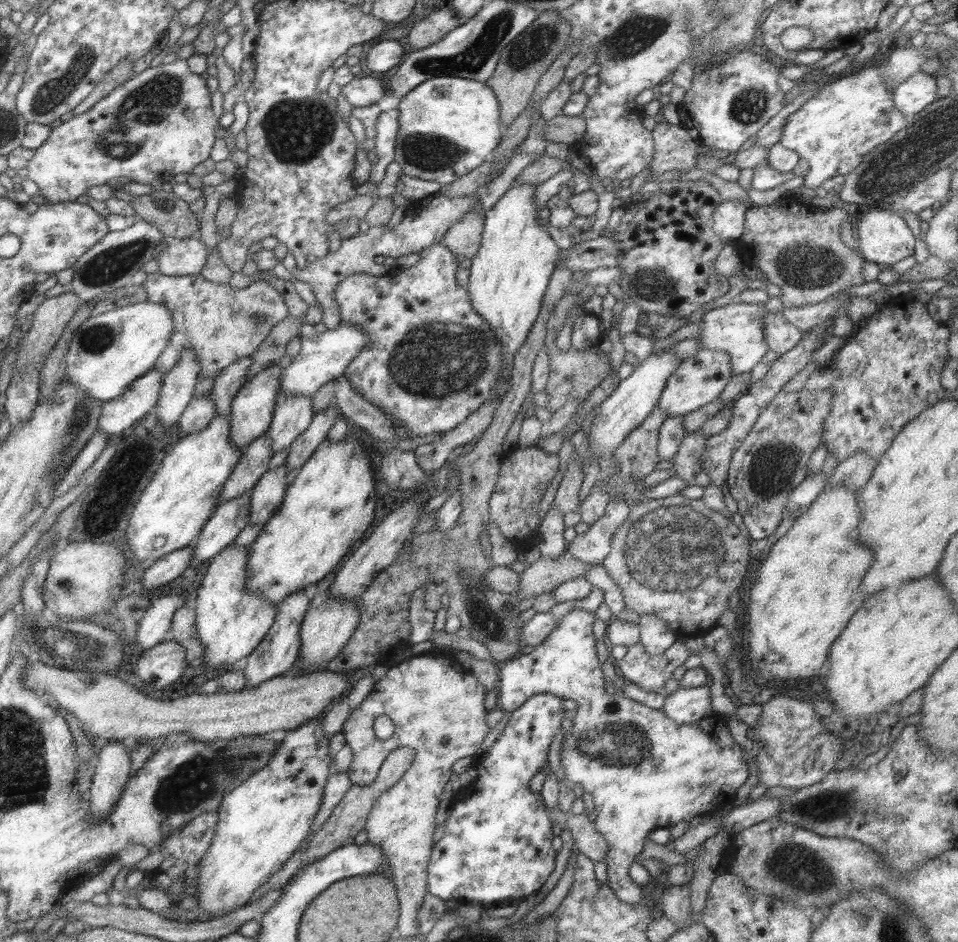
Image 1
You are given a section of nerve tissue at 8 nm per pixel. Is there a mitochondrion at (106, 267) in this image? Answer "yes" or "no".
yes

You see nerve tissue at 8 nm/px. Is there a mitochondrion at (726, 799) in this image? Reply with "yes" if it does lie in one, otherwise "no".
no

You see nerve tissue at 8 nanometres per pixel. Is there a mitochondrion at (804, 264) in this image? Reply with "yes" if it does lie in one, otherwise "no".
yes

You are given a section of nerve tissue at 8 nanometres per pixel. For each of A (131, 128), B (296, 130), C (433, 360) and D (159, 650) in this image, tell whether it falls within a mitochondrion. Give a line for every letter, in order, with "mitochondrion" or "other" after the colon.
A: mitochondrion
B: mitochondrion
C: mitochondrion
D: other

